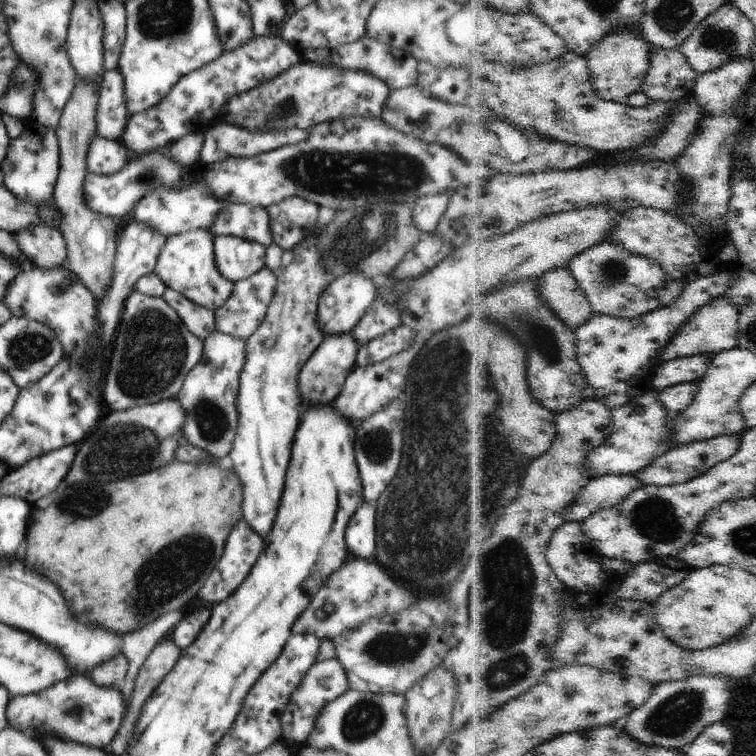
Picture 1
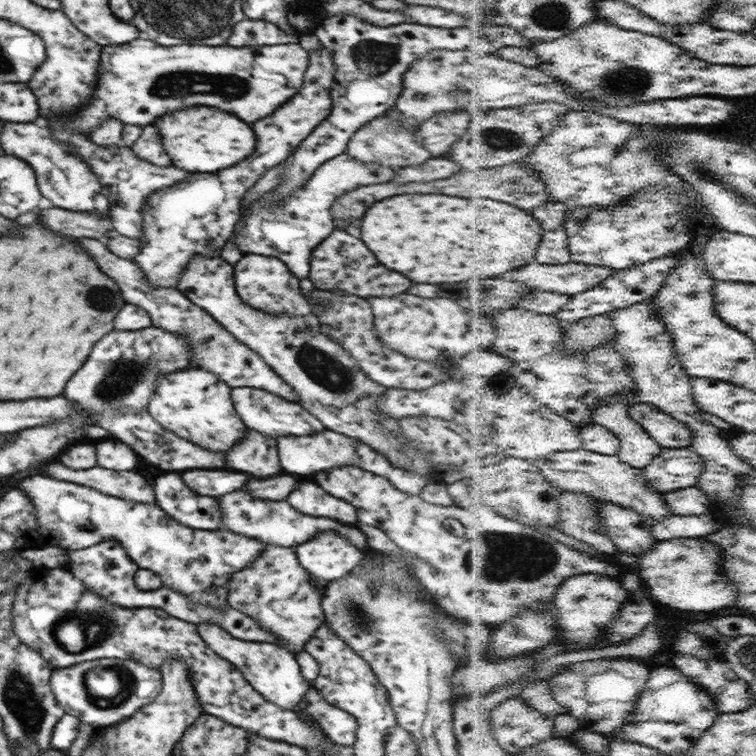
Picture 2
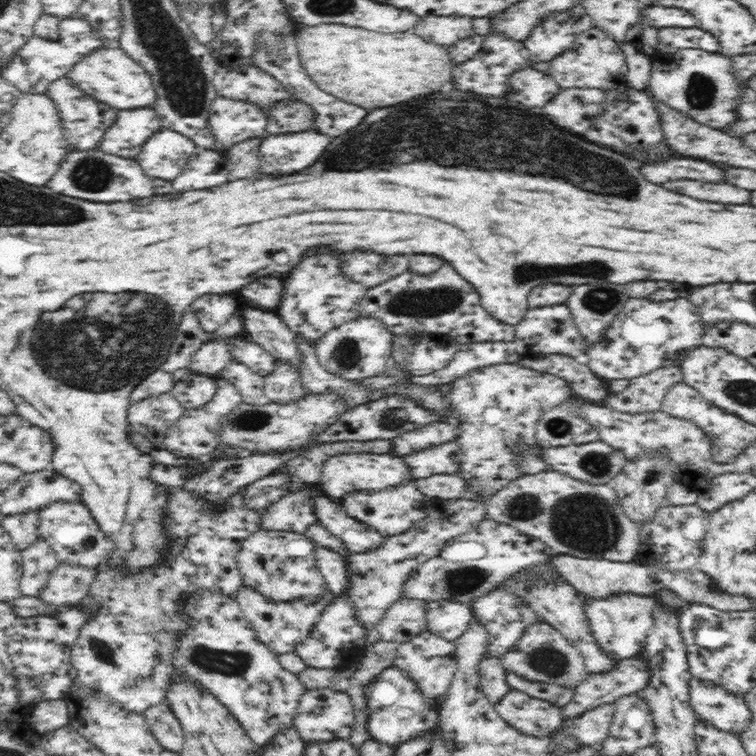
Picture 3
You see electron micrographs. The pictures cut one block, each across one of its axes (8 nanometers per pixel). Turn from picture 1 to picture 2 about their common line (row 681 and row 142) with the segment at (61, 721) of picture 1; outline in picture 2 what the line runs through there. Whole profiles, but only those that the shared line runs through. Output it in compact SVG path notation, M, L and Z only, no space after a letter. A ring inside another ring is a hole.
M52 128L52 134L60 142L64 142L72 152L80 154L80 160L84 159L86 163L90 164L94 174L98 175L102 185L101 194L106 196L110 202L108 216L112 220L116 235L127 236L140 241L140 238L144 236L141 217L147 199L157 190L174 186L182 180L188 180L190 174L192 174L192 172L186 172L186 170L176 168L176 166L159 167L146 162L138 158L131 148L125 145L120 146L120 148L112 148L112 146L102 148L102 146L94 144L89 136L84 136L84 134L74 136L70 132L58 132L54 128Z

